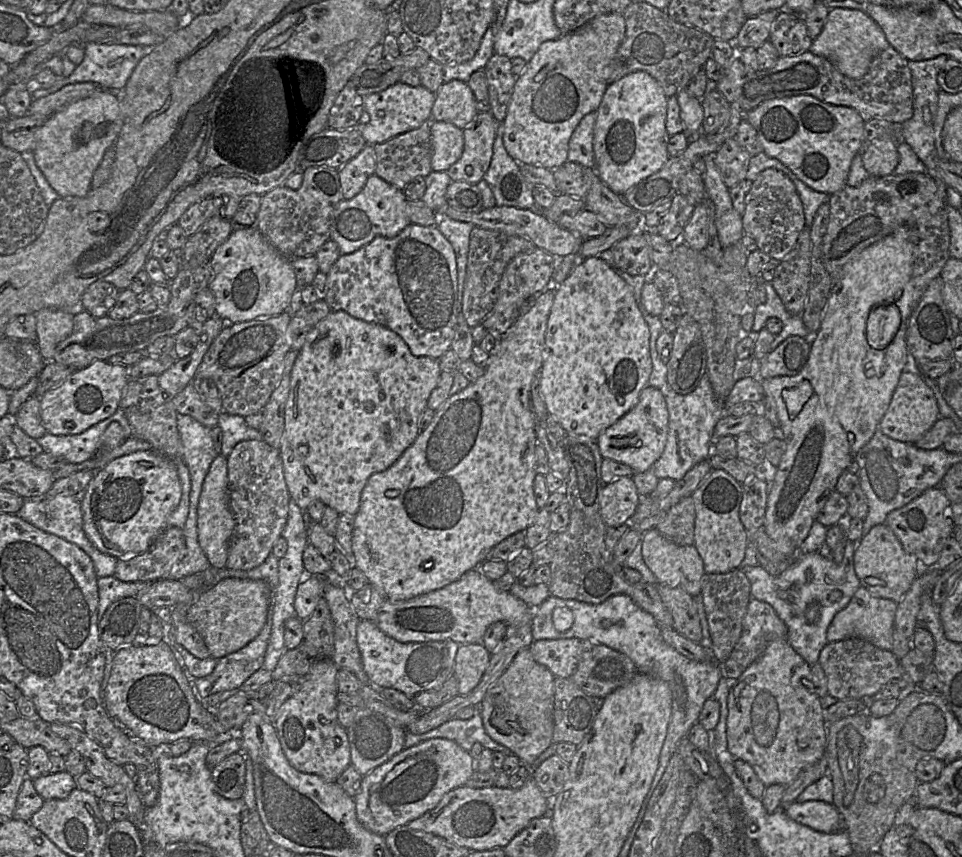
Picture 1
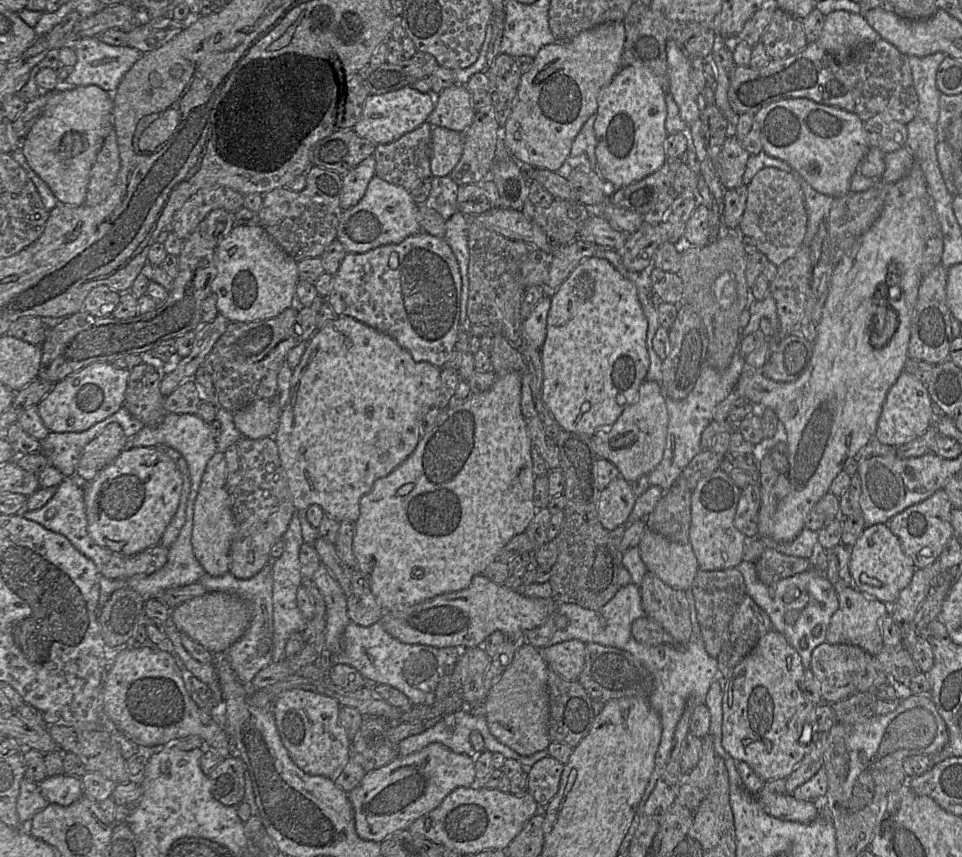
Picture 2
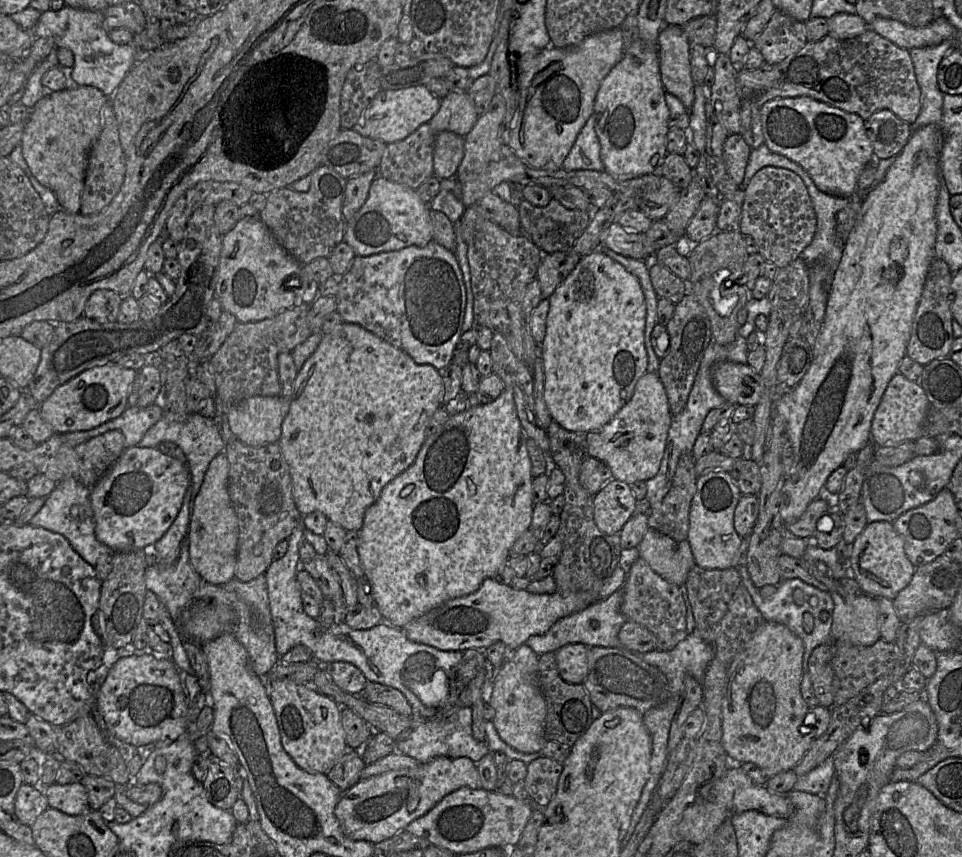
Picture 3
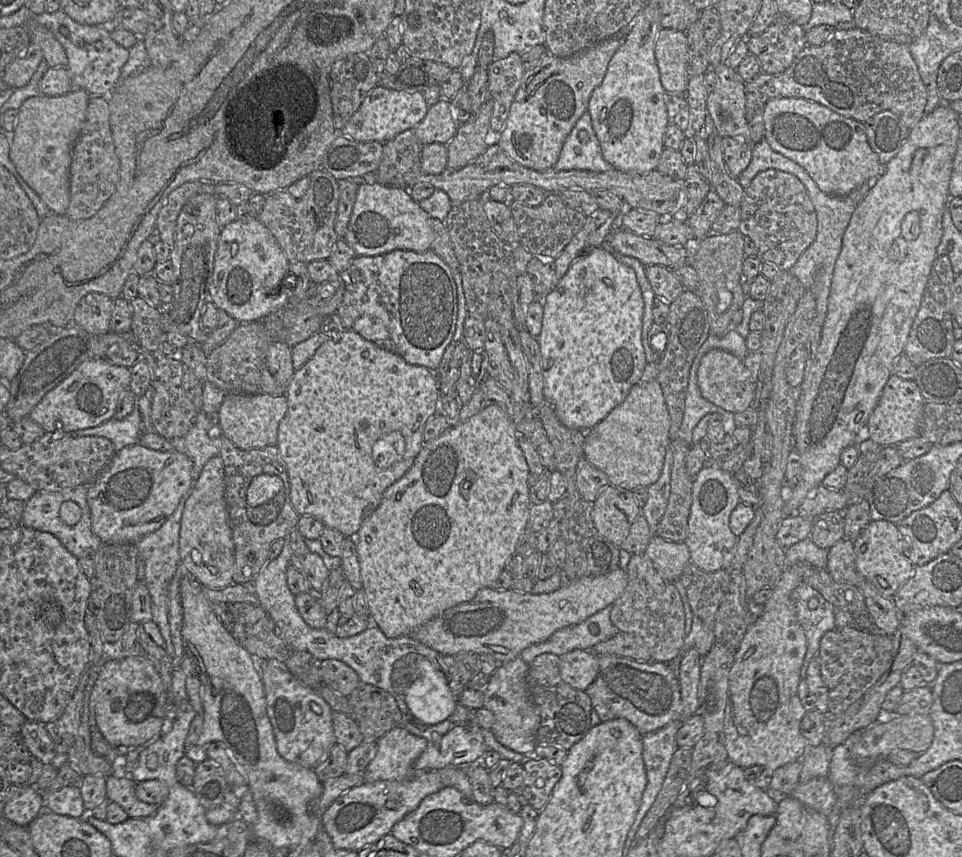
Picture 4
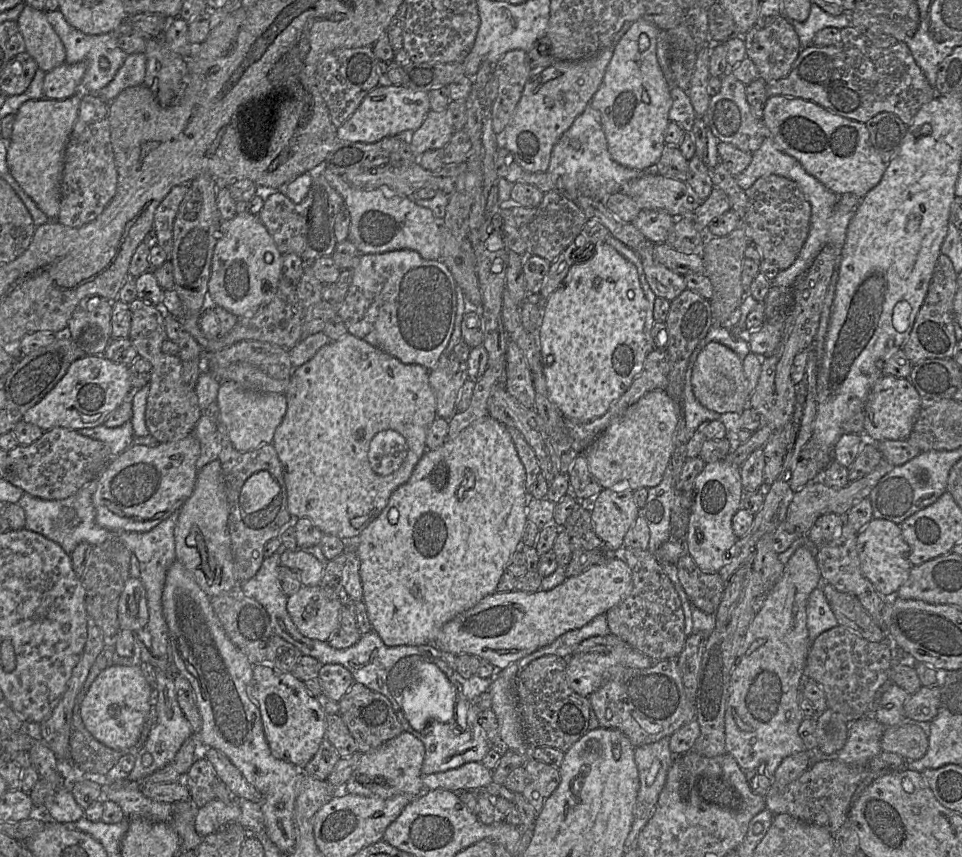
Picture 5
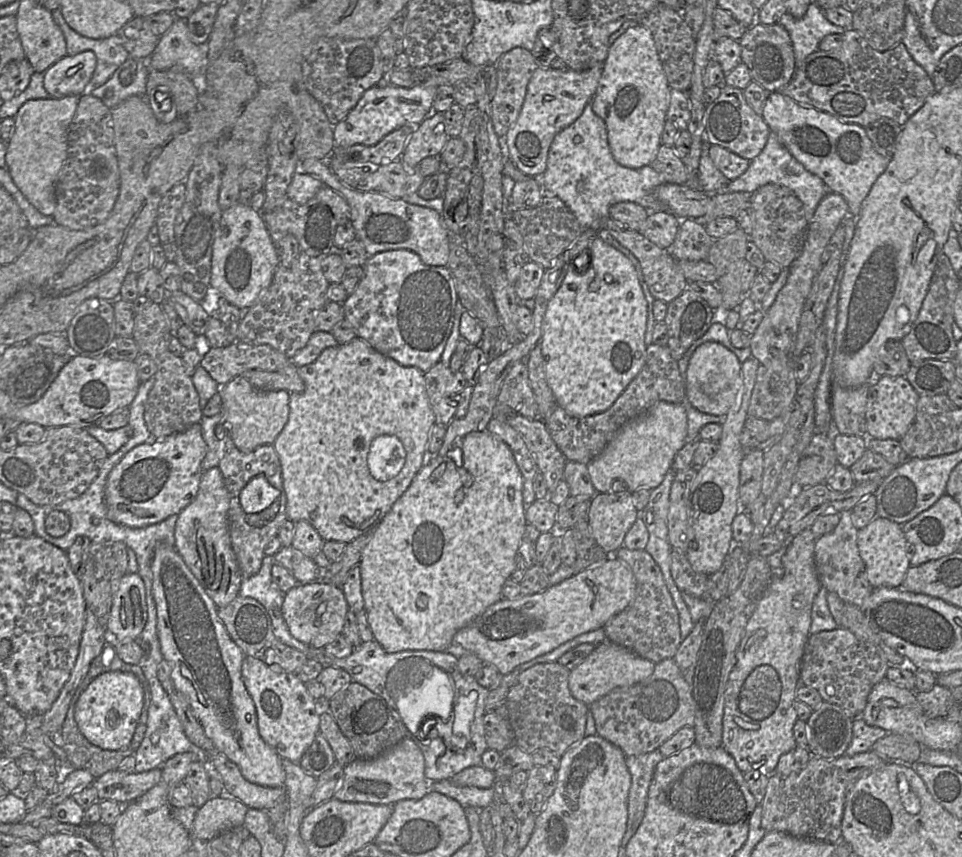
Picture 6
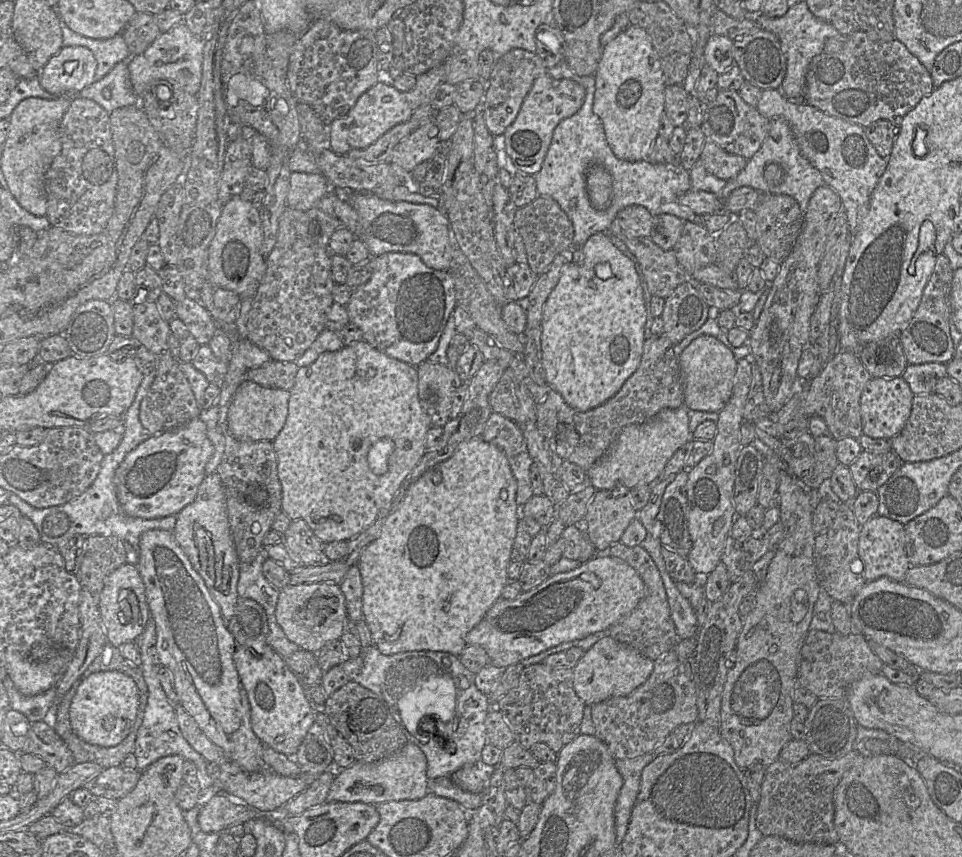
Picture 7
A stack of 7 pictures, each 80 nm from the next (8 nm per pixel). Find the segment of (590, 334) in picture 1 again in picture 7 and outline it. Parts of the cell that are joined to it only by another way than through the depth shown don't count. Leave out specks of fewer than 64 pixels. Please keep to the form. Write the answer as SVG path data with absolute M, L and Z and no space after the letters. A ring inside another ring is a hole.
M599 232L593 234L579 249L574 251L574 260L571 260L562 266L560 279L555 288L549 294L543 307L540 340L542 349L542 364L547 384L558 392L571 408L579 412L585 412L604 404L621 389L625 381L638 368L645 341L645 322L646 310L644 304L644 294L633 261L624 255L611 242L606 233Z

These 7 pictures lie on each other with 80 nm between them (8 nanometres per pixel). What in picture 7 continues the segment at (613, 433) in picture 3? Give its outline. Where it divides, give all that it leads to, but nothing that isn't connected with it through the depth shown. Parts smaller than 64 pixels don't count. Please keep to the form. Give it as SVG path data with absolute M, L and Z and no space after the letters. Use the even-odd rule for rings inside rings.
M662 409L641 424L624 427L604 456L587 471L590 483L596 490L612 490L618 486L632 489L638 484L653 483L662 473L671 456L691 441L688 409Z

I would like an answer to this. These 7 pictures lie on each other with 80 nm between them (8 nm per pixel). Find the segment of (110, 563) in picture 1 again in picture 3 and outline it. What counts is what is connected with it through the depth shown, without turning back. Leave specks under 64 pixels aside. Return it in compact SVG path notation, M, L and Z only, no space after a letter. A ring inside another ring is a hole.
M67 478L59 483L46 497L43 506L29 520L29 524L35 527L41 527L51 532L55 532L64 536L72 548L93 567L99 560L107 560L111 558L112 551L104 544L99 542L95 535L95 518L91 505L91 488L86 487L73 478ZM73 505L81 505L85 508L85 518L77 521L70 515L70 508Z

